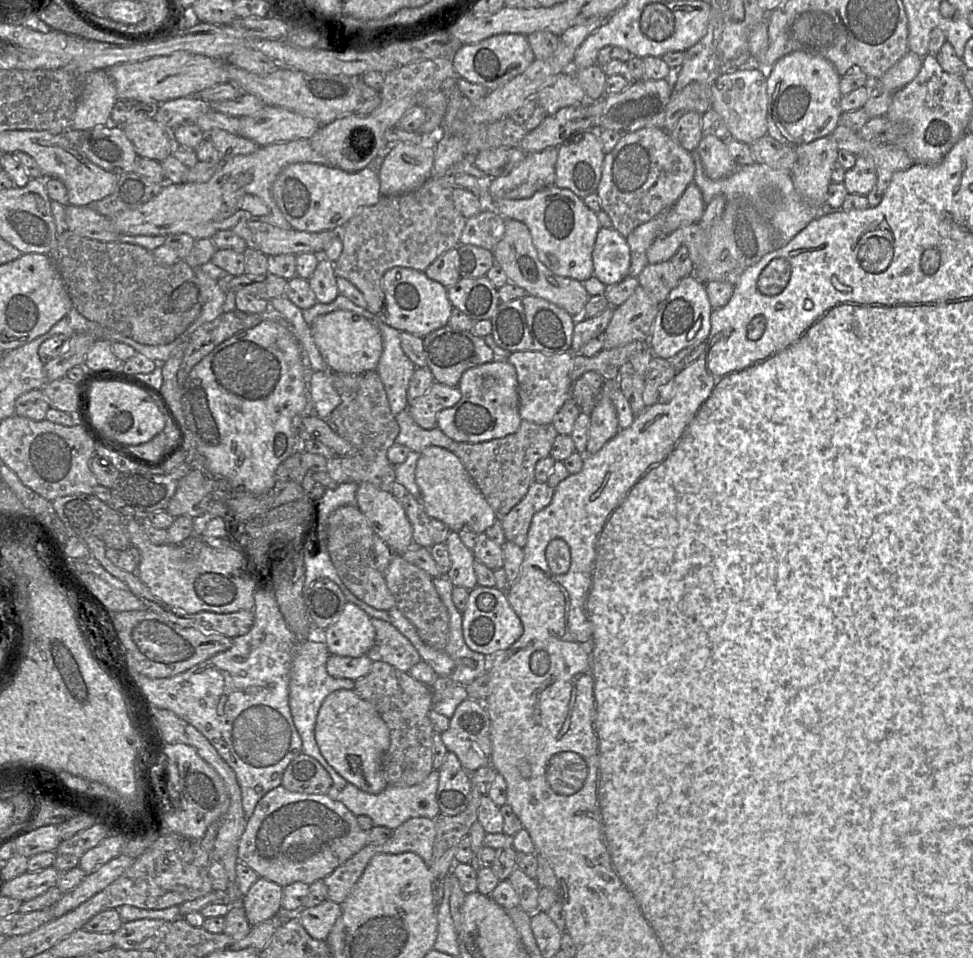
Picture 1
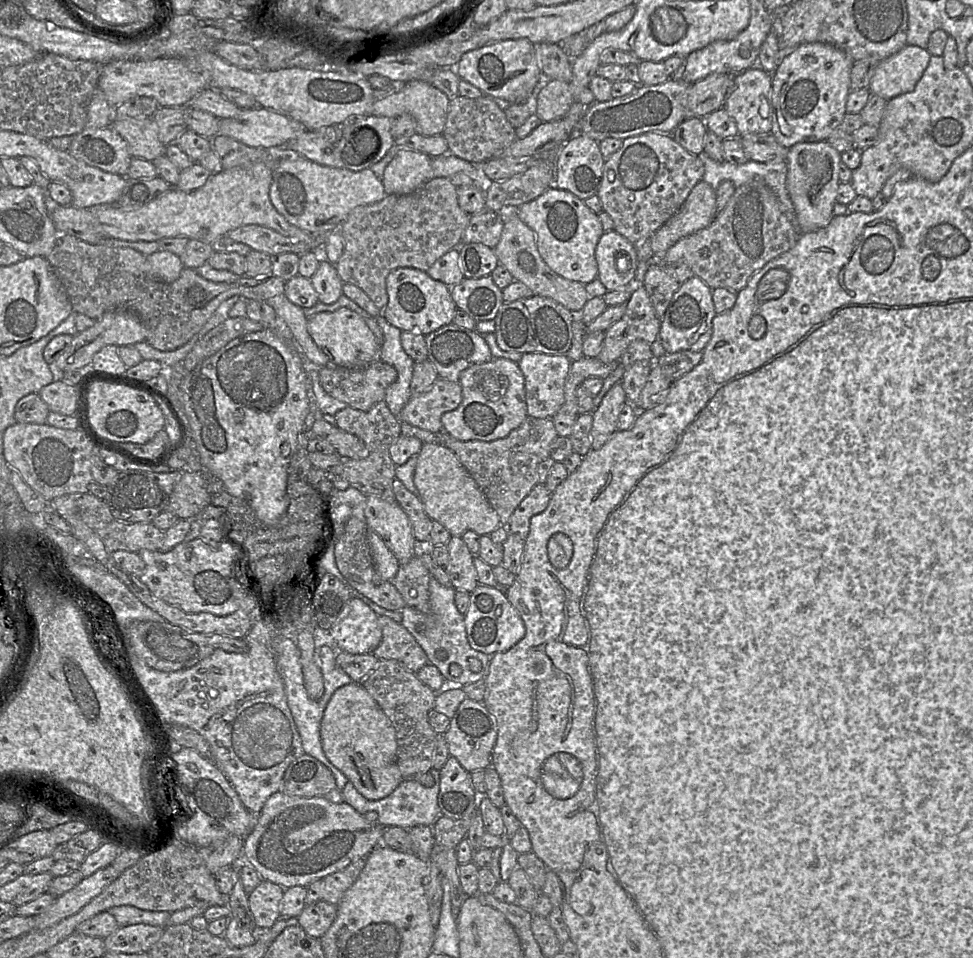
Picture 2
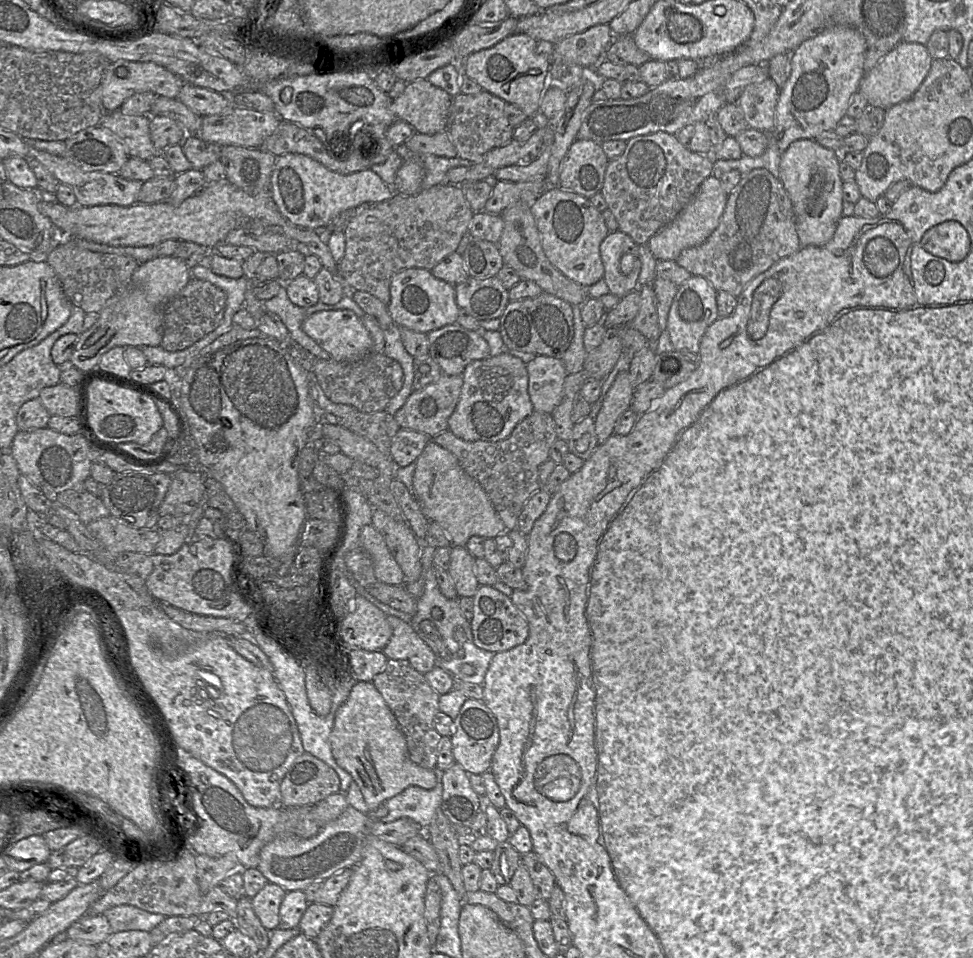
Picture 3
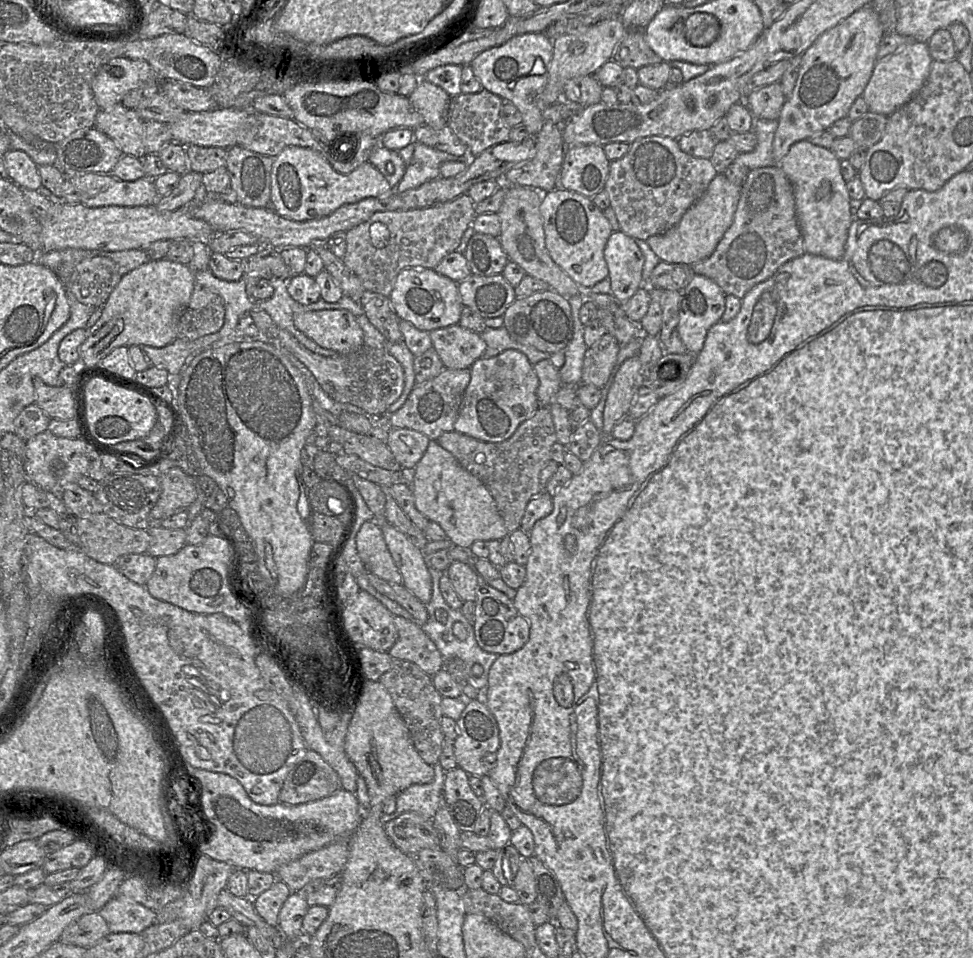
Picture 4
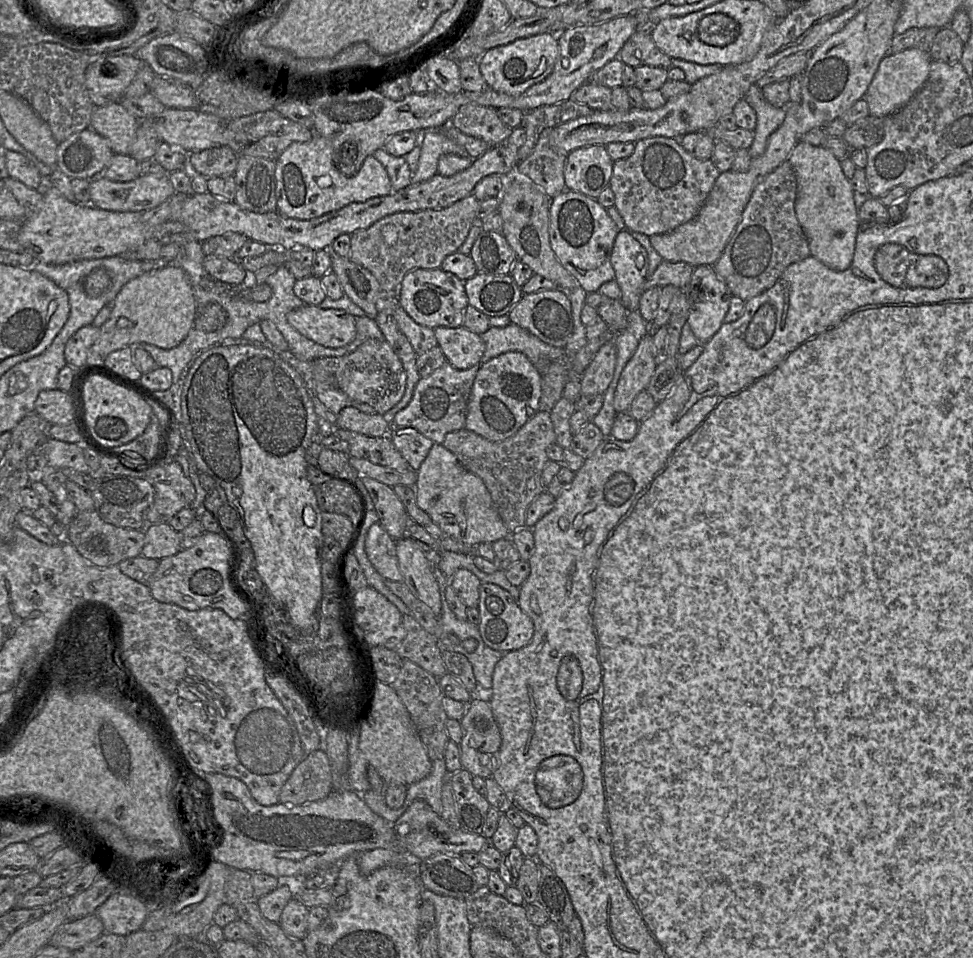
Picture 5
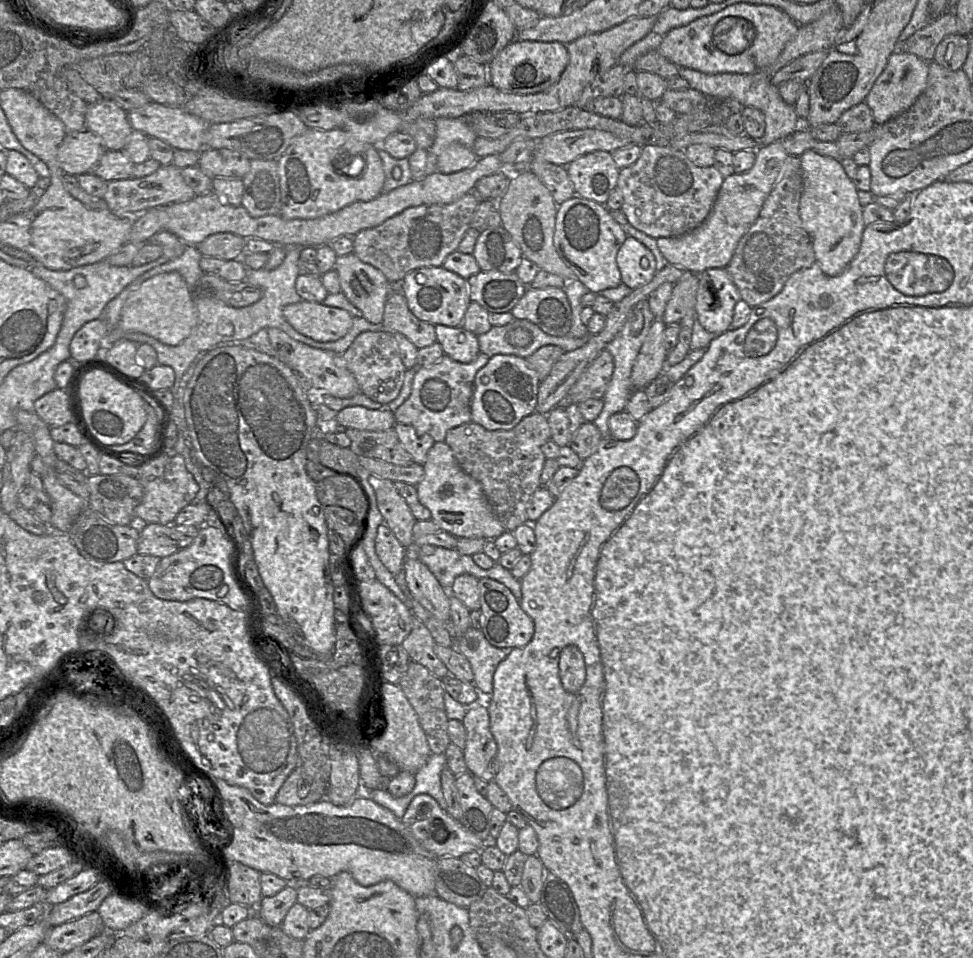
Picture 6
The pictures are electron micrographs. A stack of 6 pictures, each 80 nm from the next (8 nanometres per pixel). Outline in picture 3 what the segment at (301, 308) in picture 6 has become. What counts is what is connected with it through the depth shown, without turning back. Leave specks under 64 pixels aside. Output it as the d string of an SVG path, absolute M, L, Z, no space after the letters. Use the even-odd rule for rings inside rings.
M348 309L318 311L307 316L302 330L336 361L355 361L372 352L371 336L361 319Z

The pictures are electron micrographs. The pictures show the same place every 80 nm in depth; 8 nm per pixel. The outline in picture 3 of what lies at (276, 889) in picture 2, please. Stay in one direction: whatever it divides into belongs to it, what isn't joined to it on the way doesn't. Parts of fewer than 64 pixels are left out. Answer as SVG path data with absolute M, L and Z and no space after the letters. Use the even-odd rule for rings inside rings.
M268 882L252 899L251 904L261 924L268 931L280 927L280 904L286 891L277 884Z

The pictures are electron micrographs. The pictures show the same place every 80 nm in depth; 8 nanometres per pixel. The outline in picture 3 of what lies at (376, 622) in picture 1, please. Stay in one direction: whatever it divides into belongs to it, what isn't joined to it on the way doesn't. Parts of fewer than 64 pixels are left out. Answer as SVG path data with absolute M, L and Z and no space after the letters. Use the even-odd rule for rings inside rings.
M387 615L392 628L392 636L382 652L388 659L407 660L422 674L435 667L435 654L418 636L410 623L392 615Z

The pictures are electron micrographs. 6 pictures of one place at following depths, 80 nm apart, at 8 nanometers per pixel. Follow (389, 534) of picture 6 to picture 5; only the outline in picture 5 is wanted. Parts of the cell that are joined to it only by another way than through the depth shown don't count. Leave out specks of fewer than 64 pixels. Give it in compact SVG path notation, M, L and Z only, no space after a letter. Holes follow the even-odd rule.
M374 523L368 530L365 551L376 571L384 578L402 581L403 576L398 566L396 540L380 523Z

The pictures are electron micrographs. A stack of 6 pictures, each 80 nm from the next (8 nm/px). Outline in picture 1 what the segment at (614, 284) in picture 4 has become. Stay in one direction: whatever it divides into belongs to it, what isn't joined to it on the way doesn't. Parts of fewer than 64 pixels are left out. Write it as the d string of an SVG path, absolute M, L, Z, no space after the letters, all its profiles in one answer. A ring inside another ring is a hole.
M600 228L592 252L593 276L604 285L614 285L628 276L630 248L624 238L613 228Z

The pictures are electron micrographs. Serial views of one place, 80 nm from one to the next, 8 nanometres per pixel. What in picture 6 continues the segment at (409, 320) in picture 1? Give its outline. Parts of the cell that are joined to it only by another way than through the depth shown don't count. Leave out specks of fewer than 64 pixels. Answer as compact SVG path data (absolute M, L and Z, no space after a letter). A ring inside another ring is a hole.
M440 266L414 269L405 275L403 282L403 295L408 307L419 320L449 327L462 325L471 302L467 279Z

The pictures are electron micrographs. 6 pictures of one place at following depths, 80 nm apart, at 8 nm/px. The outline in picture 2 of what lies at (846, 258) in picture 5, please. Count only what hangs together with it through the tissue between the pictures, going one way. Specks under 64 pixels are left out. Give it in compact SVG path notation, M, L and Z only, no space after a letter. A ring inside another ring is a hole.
M827 141L799 142L788 149L786 183L794 206L795 223L799 234L823 228L833 218L833 208L840 184L840 162L841 153Z

